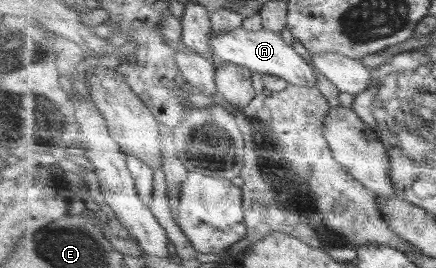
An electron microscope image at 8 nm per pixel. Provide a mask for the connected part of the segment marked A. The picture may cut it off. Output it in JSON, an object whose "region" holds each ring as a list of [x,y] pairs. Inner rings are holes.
{"region":[[[239,27],[232,31],[213,31],[210,38],[215,55],[224,63],[245,66],[261,75],[277,75],[279,78],[289,80],[295,86],[307,86],[307,88],[320,87],[319,76],[315,73],[315,66],[310,58],[300,49],[295,50],[292,44],[285,42],[281,33],[265,28],[254,31]]]}

